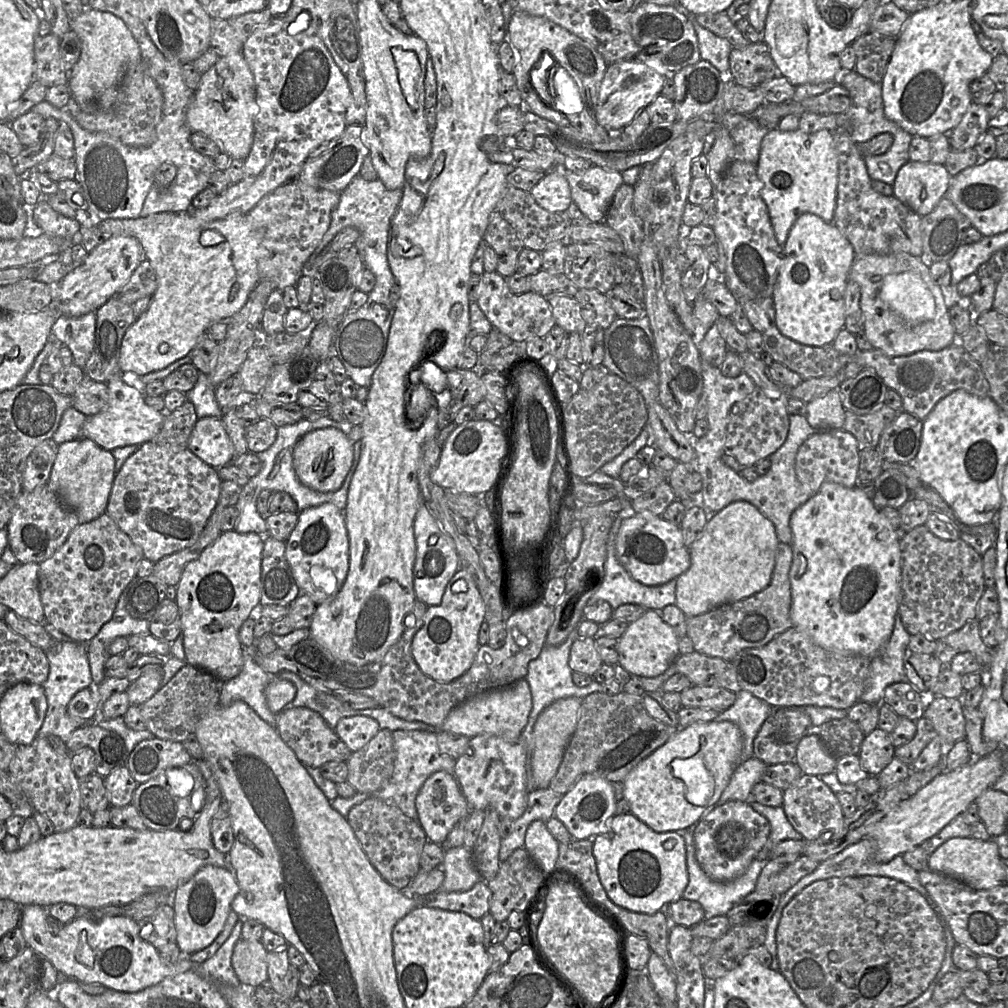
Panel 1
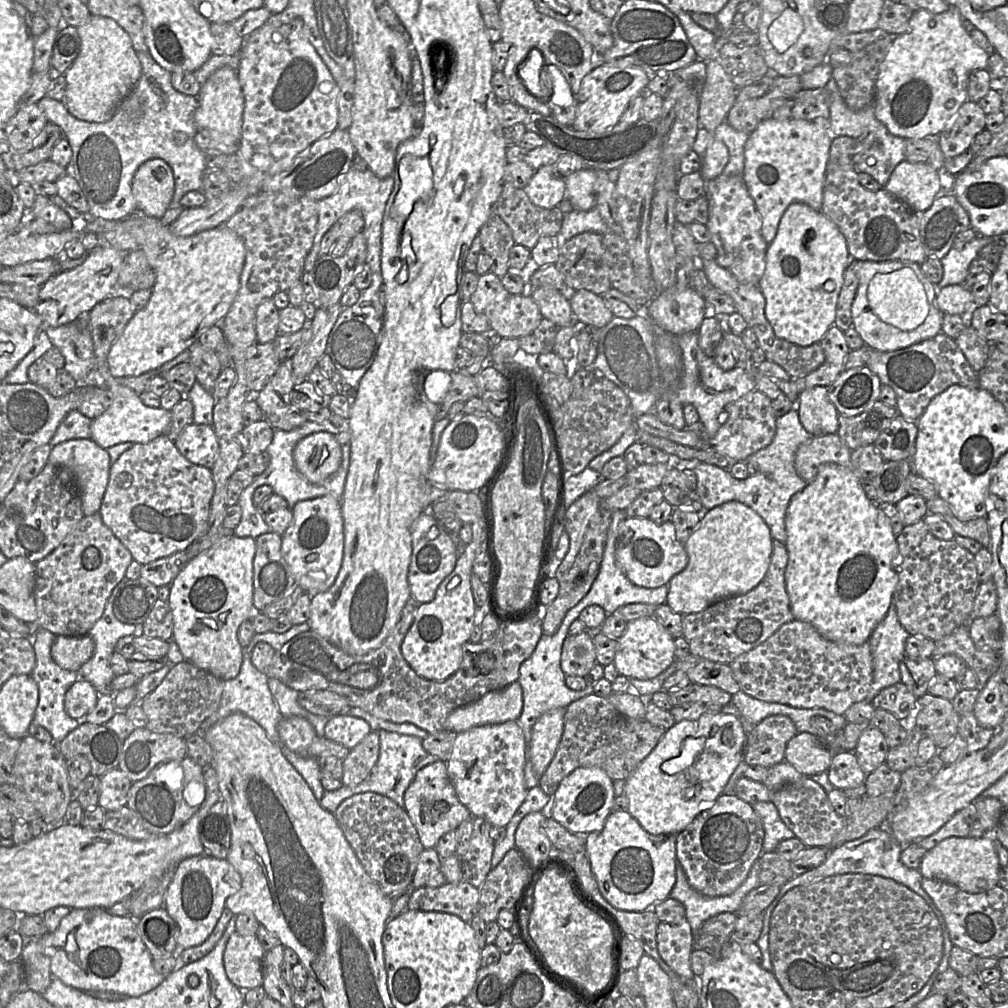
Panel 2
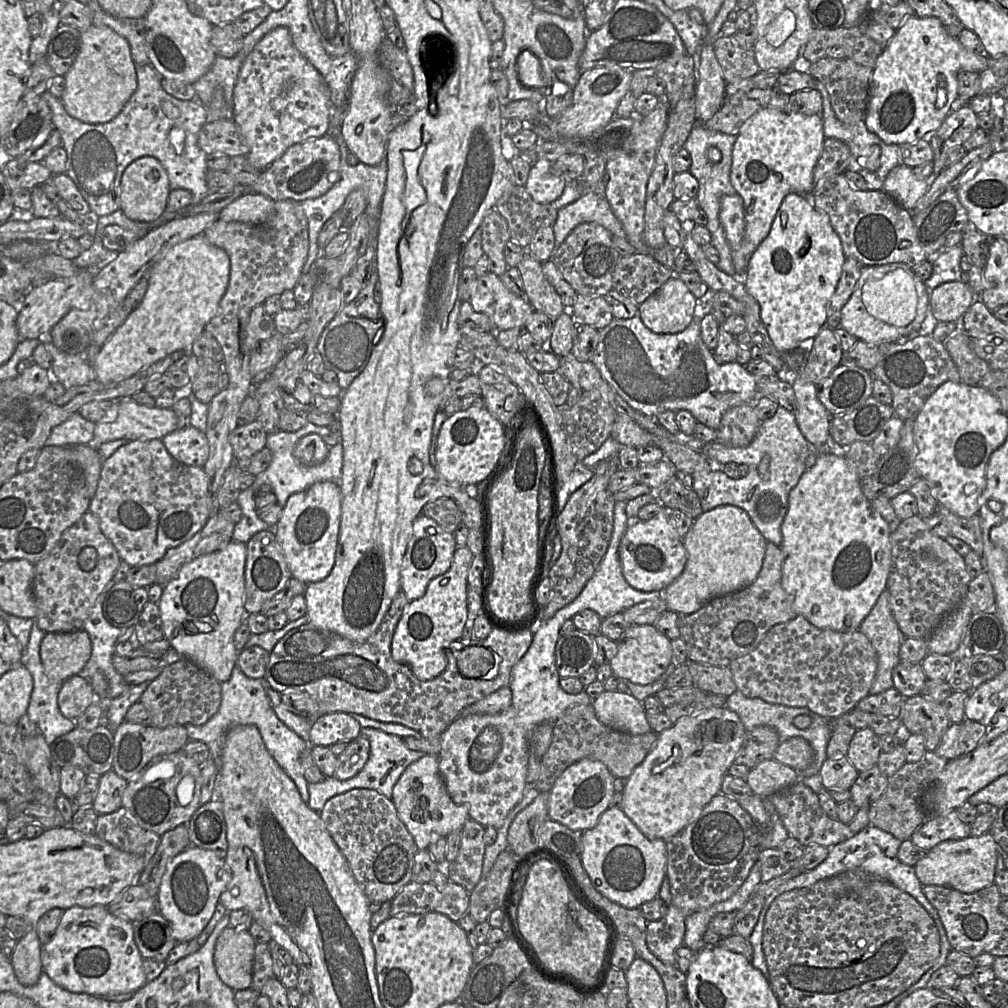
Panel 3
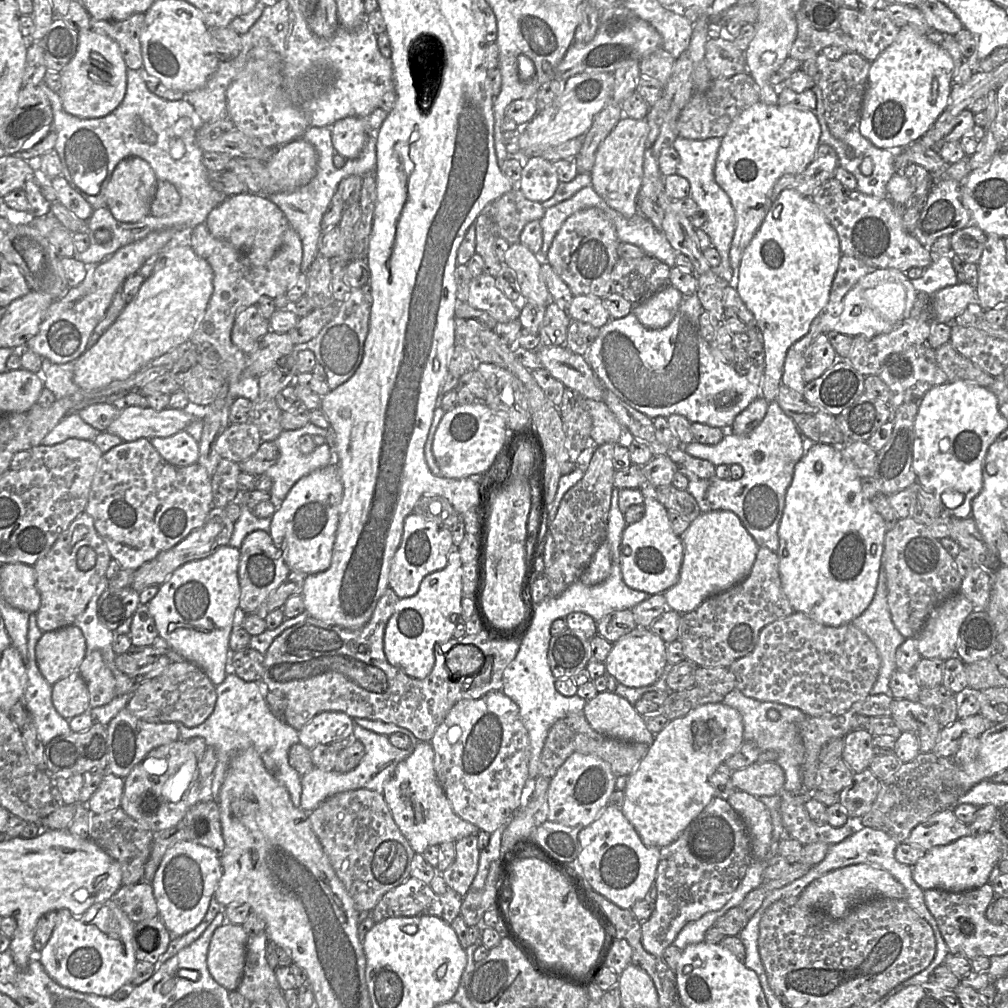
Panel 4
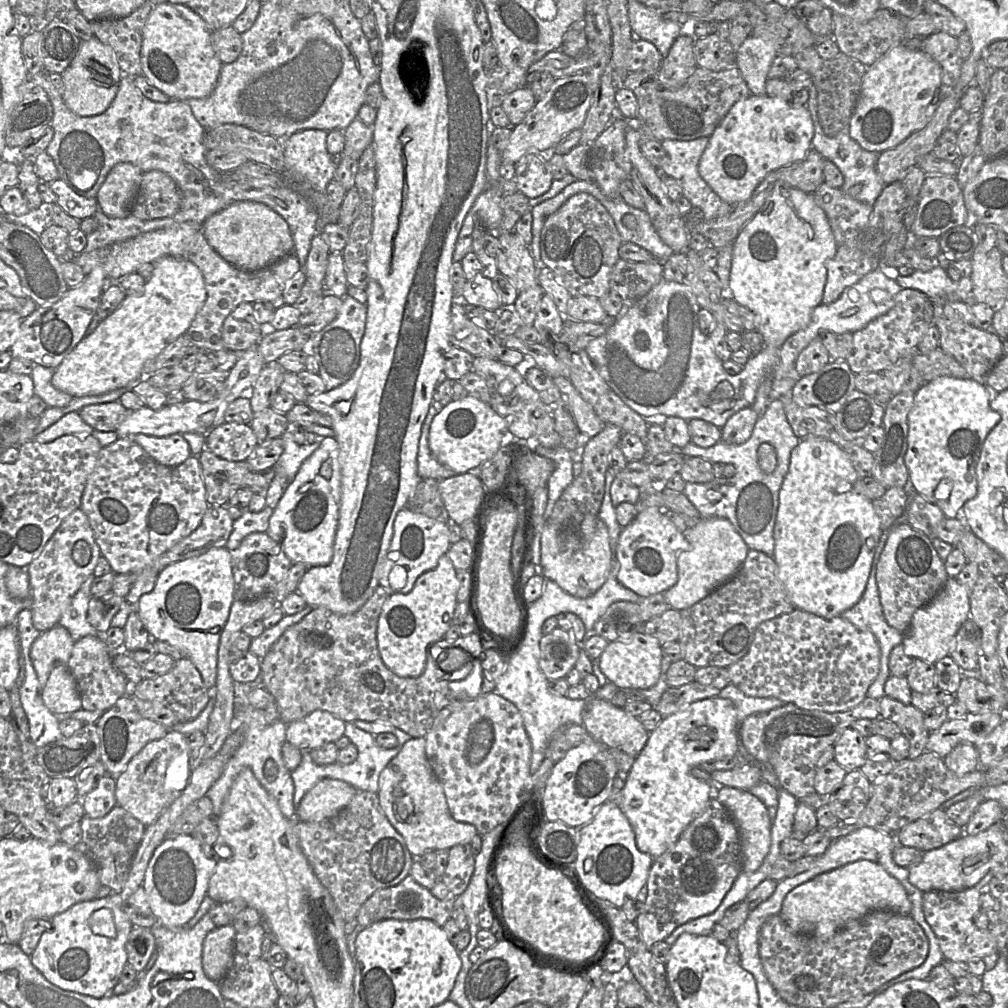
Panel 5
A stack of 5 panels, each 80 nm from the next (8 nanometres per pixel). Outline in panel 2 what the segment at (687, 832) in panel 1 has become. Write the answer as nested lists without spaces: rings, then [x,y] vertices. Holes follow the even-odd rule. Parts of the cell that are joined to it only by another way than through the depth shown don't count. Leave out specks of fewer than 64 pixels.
[[[759,859],[753,864],[745,881],[731,894],[710,897],[693,889],[678,863],[676,868],[676,883],[670,893],[670,898],[681,902],[686,910],[686,919],[690,924],[694,938],[700,933],[703,923],[724,912],[735,913],[741,906],[744,897],[761,885]]]

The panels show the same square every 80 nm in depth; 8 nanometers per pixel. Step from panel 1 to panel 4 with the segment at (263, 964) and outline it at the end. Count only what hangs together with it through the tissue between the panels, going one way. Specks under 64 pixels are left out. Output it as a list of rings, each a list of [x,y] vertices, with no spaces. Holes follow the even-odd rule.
[[[238,924],[219,926],[210,941],[207,966],[215,981],[236,991],[241,983],[246,960],[248,935]]]

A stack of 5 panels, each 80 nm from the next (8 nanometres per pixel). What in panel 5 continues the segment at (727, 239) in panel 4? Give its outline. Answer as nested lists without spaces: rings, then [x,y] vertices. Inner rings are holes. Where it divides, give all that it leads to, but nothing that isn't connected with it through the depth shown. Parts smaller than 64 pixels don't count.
[[[709,137],[694,140],[680,141],[665,139],[661,141],[666,156],[658,168],[663,176],[670,176],[678,180],[683,190],[683,197],[687,198],[694,207],[700,208],[706,220],[714,220],[726,216],[732,209],[727,202],[721,199],[711,187],[703,180],[698,172],[698,163],[709,142]]]

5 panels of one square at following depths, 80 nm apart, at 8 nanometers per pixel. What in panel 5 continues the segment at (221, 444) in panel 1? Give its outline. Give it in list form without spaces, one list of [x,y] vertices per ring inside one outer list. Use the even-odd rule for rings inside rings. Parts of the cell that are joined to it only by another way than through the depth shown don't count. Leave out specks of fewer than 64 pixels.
[[[137,434],[121,439],[130,439],[139,444],[156,462],[168,467],[176,467],[192,455],[182,434],[167,437]]]

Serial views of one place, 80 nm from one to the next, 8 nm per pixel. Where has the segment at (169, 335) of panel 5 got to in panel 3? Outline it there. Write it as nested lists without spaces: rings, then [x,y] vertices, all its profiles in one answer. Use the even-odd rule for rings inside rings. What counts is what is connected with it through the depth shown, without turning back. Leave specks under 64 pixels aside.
[[[201,234],[172,246],[152,267],[147,292],[143,300],[129,314],[100,348],[93,364],[93,379],[101,383],[119,382],[145,367],[171,355],[177,350],[189,350],[206,325],[216,315],[226,292],[230,275],[230,259],[222,248],[211,244]]]

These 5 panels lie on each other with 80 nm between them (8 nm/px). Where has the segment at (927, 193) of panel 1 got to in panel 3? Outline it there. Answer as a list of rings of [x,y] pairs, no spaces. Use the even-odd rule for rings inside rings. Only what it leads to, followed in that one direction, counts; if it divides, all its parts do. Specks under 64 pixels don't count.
[[[899,164],[887,175],[883,190],[902,207],[912,211],[929,186],[926,179],[913,172],[912,167]]]

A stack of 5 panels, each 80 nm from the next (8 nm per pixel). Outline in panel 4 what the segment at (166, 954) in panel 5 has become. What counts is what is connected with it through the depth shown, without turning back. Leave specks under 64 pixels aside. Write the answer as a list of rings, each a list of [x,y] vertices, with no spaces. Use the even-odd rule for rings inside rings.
[[[220,911],[203,934],[188,947],[180,950],[176,955],[169,958],[163,965],[173,965],[186,971],[195,971],[197,979],[201,975],[206,979],[206,965],[209,944],[215,930],[226,923],[225,914]]]

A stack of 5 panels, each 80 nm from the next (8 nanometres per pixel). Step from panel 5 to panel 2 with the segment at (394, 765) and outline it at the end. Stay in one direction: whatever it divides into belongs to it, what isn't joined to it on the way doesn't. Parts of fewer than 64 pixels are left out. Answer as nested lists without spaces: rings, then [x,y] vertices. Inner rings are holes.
[[[437,760],[420,769],[404,794],[404,810],[415,826],[420,842],[425,849],[434,848],[439,839],[455,830],[465,820],[471,818],[469,810],[459,801],[451,783],[447,766]]]

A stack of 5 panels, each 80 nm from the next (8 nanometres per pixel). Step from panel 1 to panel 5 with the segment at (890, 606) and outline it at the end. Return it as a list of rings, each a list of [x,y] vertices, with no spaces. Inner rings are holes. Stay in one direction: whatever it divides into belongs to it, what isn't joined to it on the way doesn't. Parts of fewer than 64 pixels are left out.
[[[822,438],[801,440],[791,452],[789,470],[779,491],[779,504],[773,531],[775,541],[773,558],[777,566],[777,577],[783,584],[794,607],[826,619],[840,616],[844,611],[853,607],[860,600],[865,591],[870,576],[875,549],[879,543],[882,532],[880,519],[874,511],[872,500],[865,494],[862,479],[844,450],[837,444]]]

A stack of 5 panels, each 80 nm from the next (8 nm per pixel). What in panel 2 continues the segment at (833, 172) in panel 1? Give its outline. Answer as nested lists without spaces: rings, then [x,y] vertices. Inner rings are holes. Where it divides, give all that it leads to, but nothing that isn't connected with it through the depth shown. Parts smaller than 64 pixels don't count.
[[[772,117],[759,123],[749,134],[744,147],[742,177],[761,216],[761,232],[767,243],[775,238],[780,220],[790,204],[801,202],[821,210],[832,139],[829,119],[824,117],[811,121]]]

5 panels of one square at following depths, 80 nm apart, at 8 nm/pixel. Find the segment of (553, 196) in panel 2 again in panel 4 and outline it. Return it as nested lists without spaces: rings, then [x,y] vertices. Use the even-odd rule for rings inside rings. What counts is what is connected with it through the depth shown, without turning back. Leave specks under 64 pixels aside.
[[[533,155],[524,160],[521,178],[516,187],[527,199],[541,203],[554,195],[559,183],[553,163]]]

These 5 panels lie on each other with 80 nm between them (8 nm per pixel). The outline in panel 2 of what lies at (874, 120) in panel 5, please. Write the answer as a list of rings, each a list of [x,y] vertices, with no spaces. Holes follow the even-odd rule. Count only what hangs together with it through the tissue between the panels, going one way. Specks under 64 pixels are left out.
[[[953,6],[942,13],[914,11],[906,30],[895,35],[880,64],[875,79],[875,117],[889,132],[904,139],[937,137],[955,118],[961,105],[968,100],[967,80],[971,72],[987,69],[989,54],[970,37],[960,11]]]

